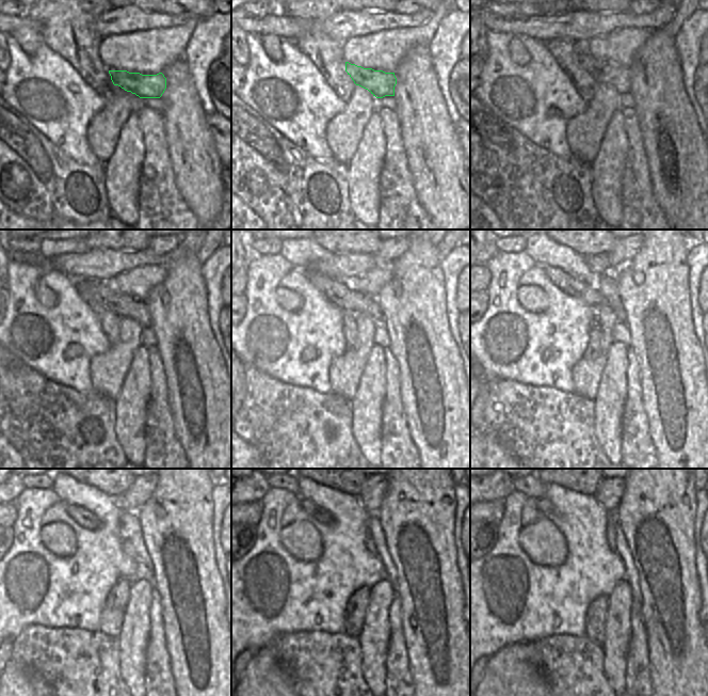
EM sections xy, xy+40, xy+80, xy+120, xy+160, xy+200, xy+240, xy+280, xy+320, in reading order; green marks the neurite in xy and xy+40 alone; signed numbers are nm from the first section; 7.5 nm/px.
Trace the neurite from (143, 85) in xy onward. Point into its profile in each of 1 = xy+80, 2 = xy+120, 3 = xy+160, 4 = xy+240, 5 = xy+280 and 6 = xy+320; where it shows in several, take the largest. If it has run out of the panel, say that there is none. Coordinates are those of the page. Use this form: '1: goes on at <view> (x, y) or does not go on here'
1: goes on at xy+80 (604, 72)
2: goes on at xy+120 (125, 306)
3: goes on at xy+160 (342, 294)
4: goes on at xy+240 (82, 517)
5: goes on at xy+280 (322, 516)
6: goes on at xy+320 (544, 505)

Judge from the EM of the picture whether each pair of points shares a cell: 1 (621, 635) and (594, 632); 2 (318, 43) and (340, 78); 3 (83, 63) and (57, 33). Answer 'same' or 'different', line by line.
1: different
2: same
3: same

